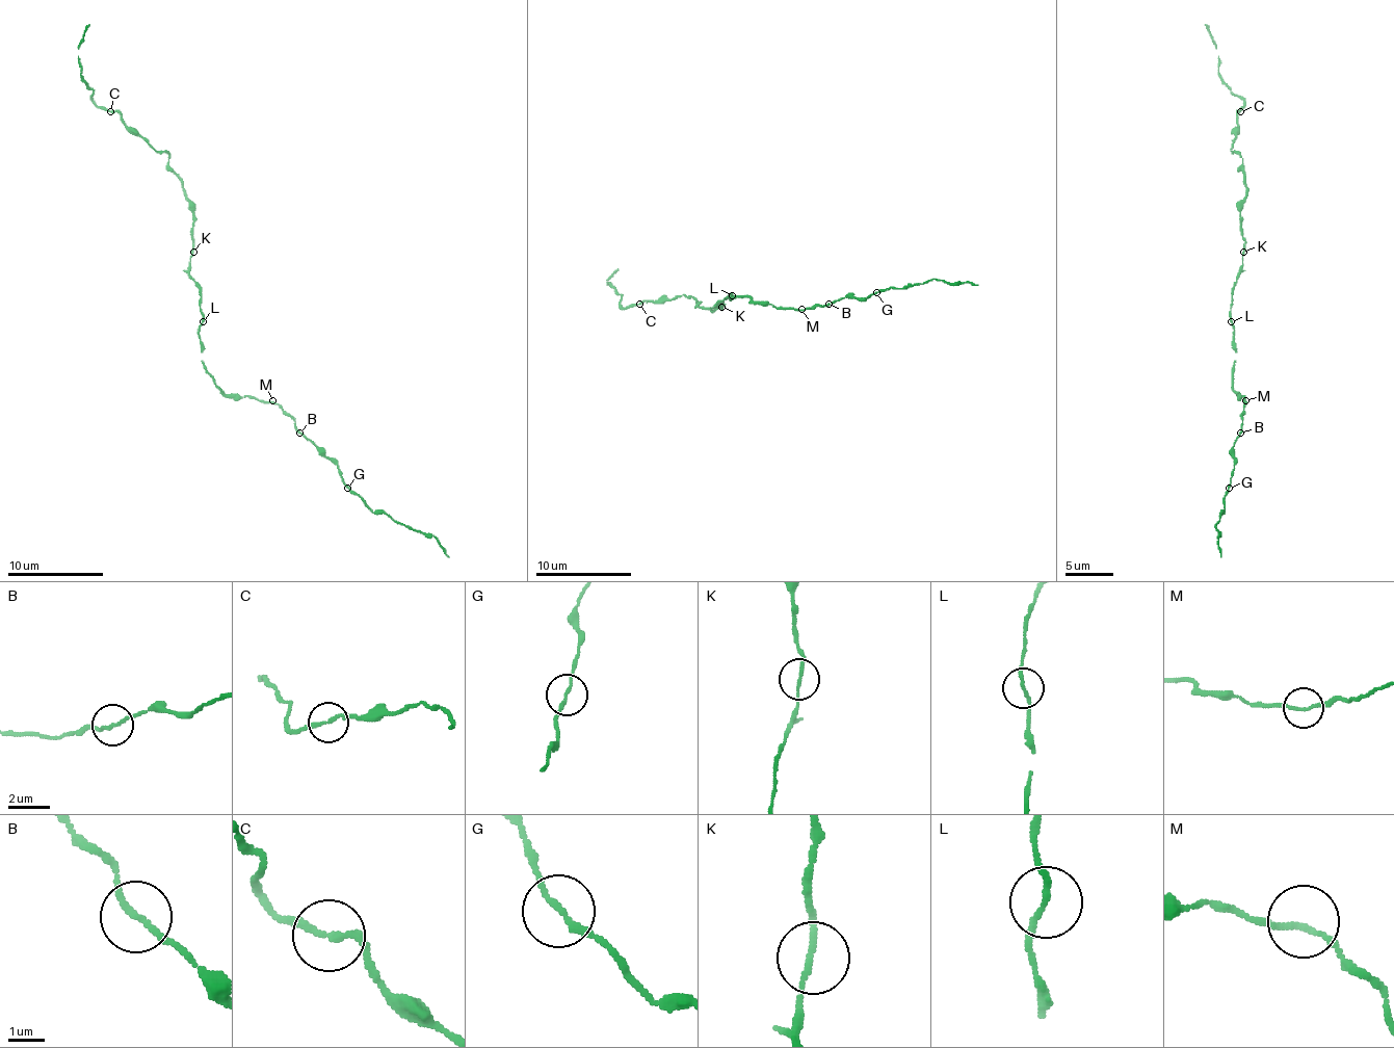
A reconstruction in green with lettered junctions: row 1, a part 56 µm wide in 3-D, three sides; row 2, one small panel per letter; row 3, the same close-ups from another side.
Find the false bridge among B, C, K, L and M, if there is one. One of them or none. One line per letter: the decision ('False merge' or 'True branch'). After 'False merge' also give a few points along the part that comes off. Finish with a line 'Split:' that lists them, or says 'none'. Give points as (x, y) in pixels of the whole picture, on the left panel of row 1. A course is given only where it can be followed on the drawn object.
B: True branch
C: True branch
K: True branch
L: True branch
M: True branch
Split: none

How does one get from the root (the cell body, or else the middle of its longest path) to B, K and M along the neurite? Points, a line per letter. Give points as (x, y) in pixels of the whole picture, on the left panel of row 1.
B: (203, 323), (198, 338), (205, 372), (212, 382), (225, 394), (254, 396), (278, 403), (294, 420), (299, 433)
K: (203, 323), (201, 288), (188, 273), (193, 252)
M: (203, 323), (198, 338), (205, 372), (212, 382), (225, 394), (272, 400)

